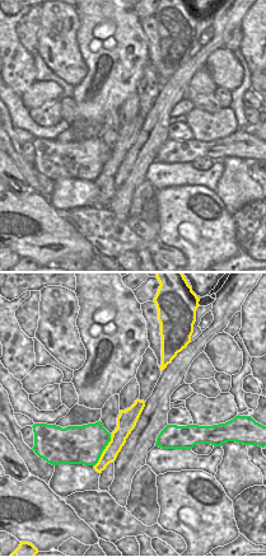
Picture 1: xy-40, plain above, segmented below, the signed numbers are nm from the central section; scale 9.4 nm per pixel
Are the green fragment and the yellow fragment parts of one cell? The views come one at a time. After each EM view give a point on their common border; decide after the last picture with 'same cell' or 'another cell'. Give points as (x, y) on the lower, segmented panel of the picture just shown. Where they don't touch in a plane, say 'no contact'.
(102, 452)

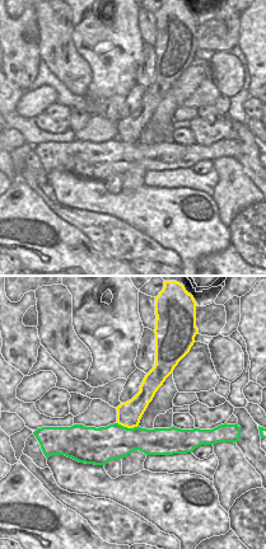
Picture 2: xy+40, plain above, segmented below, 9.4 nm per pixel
(126, 427)

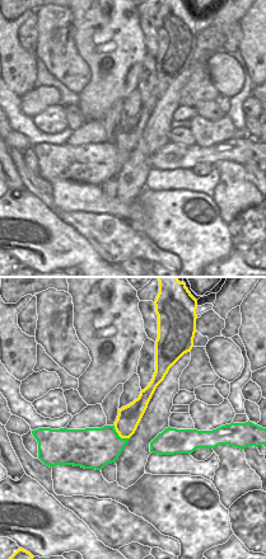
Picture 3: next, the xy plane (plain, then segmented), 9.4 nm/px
(118, 436)

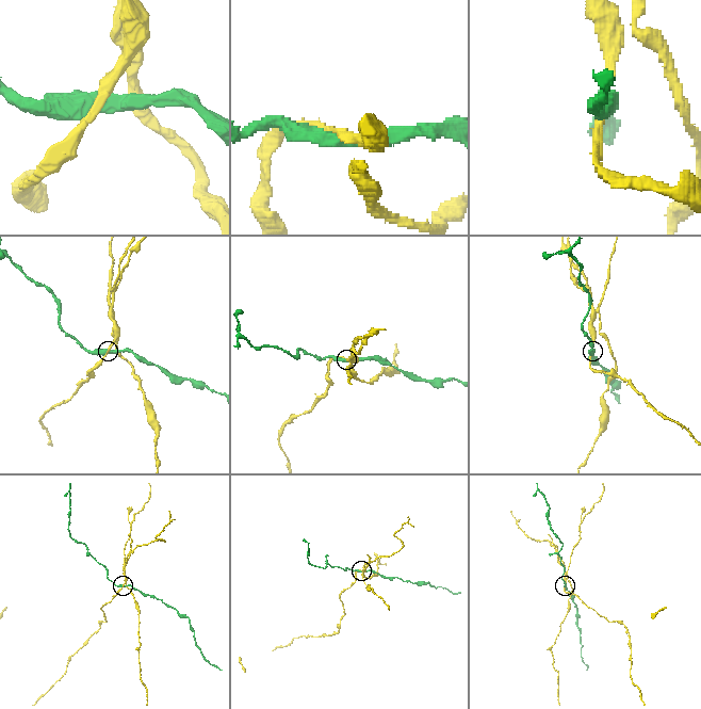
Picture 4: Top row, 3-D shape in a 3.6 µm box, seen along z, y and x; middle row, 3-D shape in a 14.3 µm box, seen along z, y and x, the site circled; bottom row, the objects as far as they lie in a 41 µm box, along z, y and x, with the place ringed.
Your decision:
another cell

